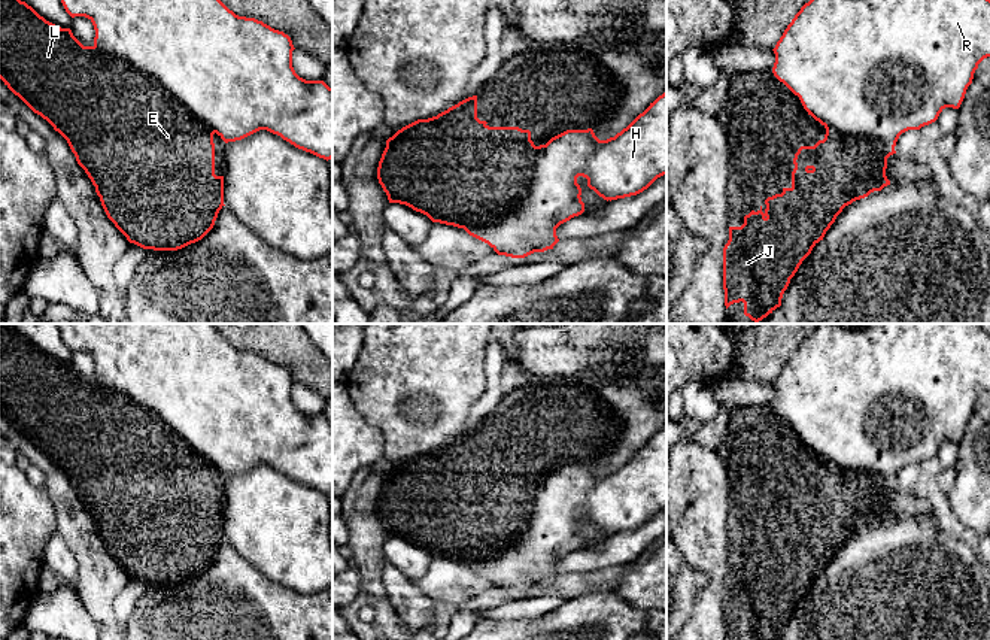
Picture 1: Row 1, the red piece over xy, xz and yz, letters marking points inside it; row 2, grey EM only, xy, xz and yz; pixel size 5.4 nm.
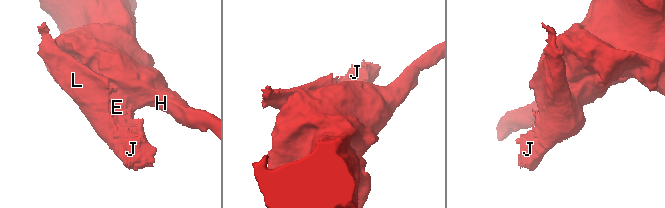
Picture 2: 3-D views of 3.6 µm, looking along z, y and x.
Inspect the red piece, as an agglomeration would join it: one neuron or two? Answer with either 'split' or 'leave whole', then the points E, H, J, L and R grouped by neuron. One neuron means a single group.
split; groups E J L / H R

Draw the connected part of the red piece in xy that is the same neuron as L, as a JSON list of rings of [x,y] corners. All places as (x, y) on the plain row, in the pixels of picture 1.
[[[0,324],[0,413],[67,474],[95,521],[107,552],[130,577],[143,583],[177,585],[213,562],[225,540],[224,510],[215,509],[215,464],[177,433],[170,433],[154,409],[145,409],[94,380],[83,380],[70,363],[46,355],[10,324]]]

